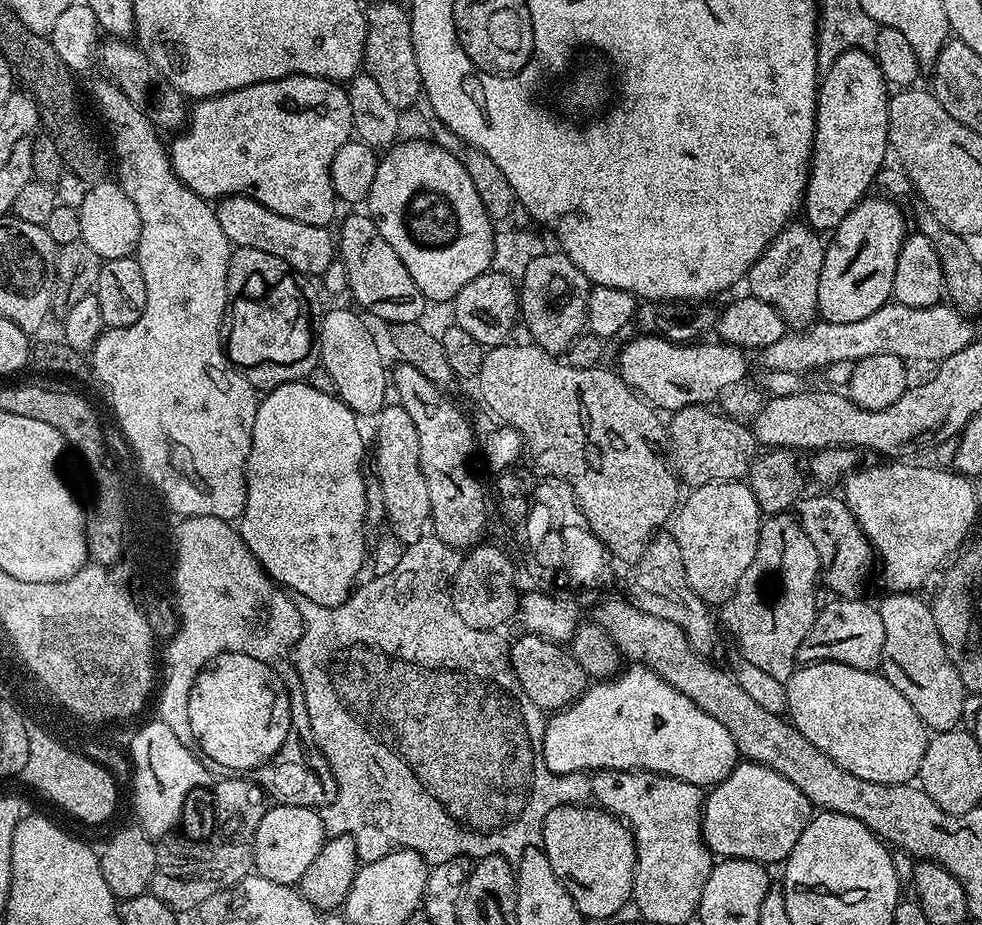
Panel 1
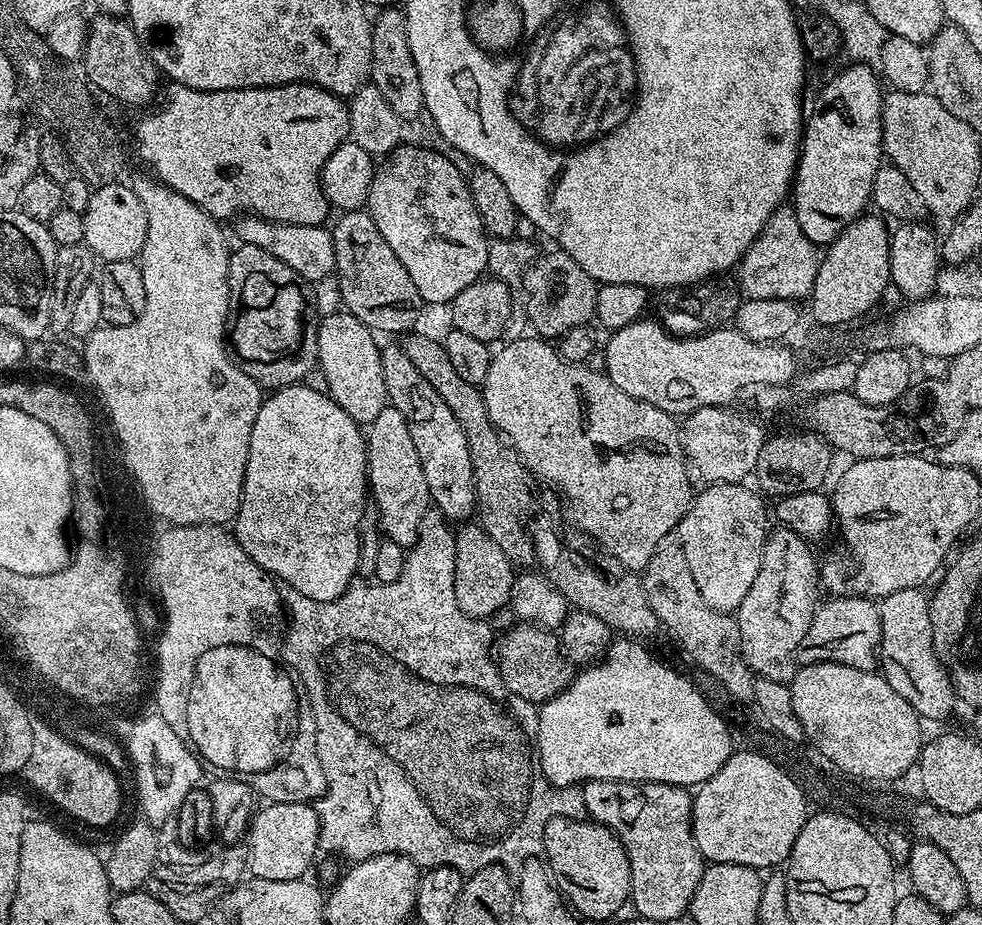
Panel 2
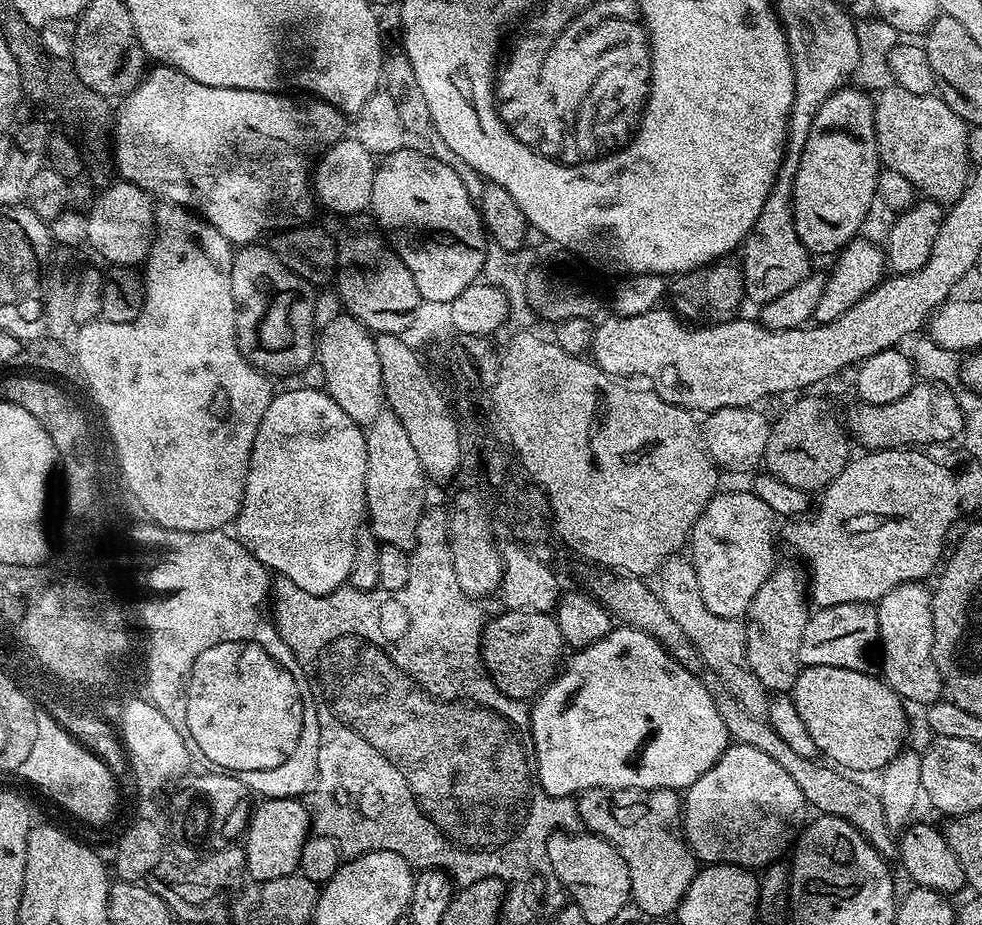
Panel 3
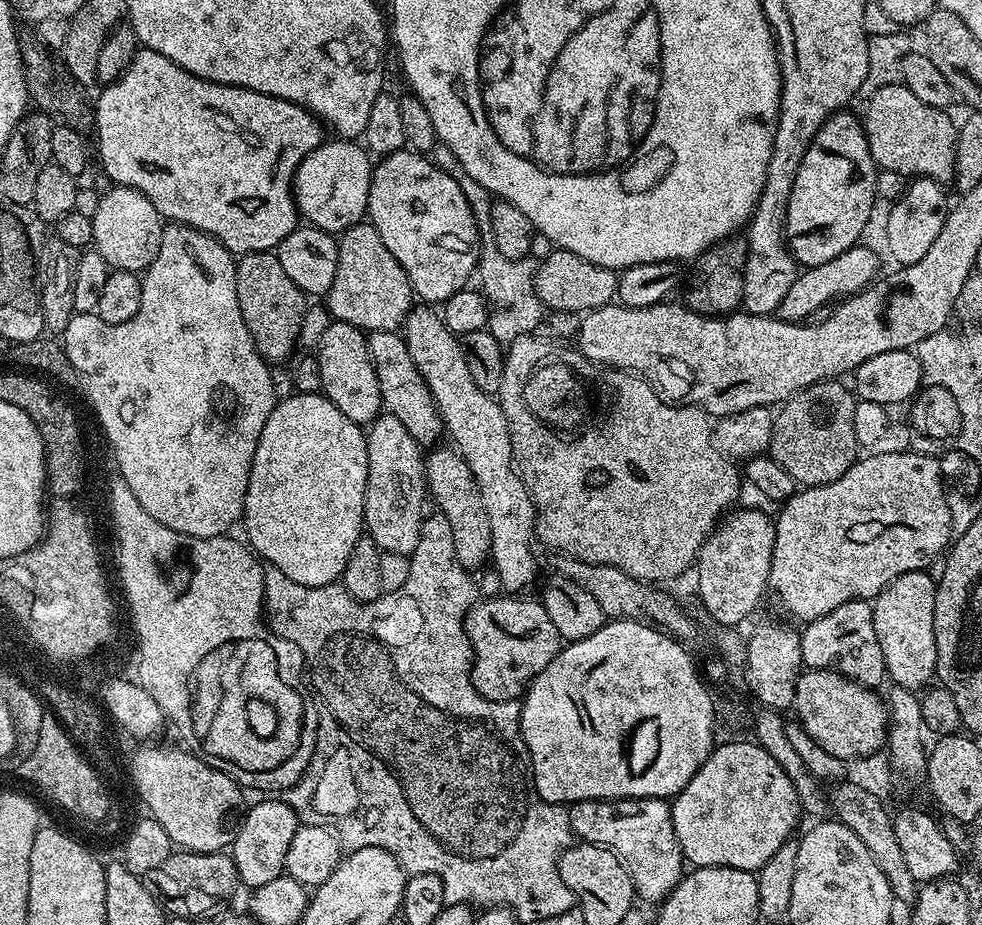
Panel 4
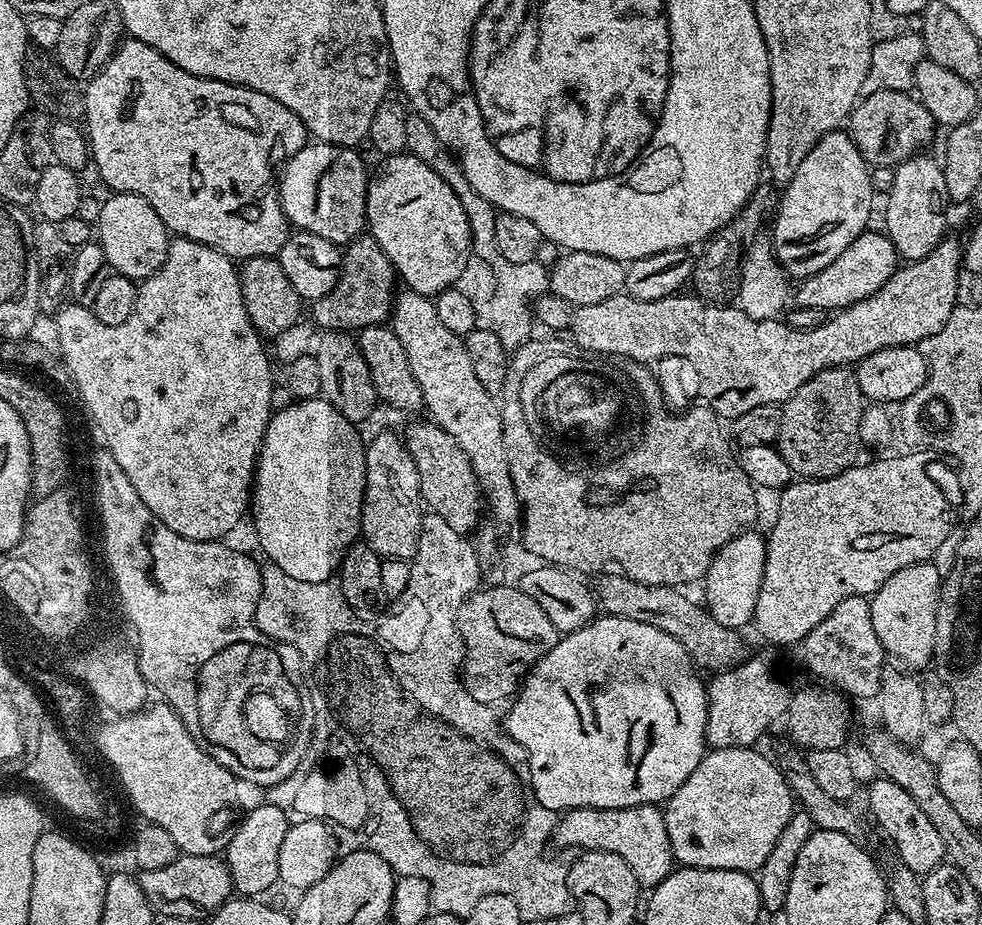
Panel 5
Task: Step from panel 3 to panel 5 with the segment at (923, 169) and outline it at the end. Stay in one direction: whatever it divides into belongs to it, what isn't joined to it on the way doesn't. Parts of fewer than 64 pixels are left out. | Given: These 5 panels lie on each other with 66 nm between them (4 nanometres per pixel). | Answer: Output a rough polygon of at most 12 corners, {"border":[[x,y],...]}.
{"border":[[915,95],[863,97],[846,128],[869,165],[893,169],[938,131]]}

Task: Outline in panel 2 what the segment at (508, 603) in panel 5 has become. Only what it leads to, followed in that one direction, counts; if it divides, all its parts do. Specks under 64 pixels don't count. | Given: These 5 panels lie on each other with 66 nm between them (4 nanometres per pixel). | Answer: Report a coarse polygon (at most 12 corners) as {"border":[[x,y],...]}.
{"border":[[527,622],[495,641],[511,692],[539,706],[574,668],[555,631]]}

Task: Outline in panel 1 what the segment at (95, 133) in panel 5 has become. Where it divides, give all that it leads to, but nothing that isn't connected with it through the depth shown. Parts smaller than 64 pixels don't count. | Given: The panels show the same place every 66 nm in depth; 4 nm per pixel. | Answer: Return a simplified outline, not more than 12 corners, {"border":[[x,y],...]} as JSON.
{"border":[[343,83],[195,101],[172,169],[206,201],[328,228]]}

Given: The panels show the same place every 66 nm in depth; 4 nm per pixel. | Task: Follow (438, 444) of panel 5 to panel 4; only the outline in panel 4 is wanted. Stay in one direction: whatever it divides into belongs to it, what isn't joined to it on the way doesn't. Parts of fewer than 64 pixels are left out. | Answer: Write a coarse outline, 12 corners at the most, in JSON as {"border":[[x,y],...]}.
{"border":[[455,447],[427,453],[424,478],[462,567],[487,565],[490,518]]}

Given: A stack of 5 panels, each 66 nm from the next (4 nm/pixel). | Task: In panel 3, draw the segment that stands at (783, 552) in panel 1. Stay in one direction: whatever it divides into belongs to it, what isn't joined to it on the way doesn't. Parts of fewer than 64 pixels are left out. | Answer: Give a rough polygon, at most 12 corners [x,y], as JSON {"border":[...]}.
{"border":[[773,567],[746,613],[750,670],[791,693],[810,615],[805,577]]}

